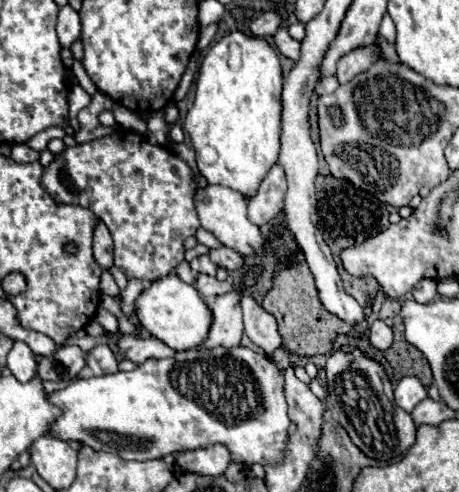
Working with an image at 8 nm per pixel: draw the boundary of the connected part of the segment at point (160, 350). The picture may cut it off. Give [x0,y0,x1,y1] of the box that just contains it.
[118,335,176,365]

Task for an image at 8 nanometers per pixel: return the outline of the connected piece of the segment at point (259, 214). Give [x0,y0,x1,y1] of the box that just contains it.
[248,165,284,225]

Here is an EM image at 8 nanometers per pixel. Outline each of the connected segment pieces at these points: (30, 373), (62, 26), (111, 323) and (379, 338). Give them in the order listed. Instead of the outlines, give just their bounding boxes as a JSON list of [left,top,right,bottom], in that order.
[[6,341,36,381],[56,7,80,47],[94,307,118,333],[368,319,392,351]]

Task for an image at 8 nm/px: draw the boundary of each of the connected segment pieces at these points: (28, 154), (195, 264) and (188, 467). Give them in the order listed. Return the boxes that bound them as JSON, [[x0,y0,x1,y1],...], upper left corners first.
[[12,145,40,163],[190,255,218,275],[176,445,230,475]]

